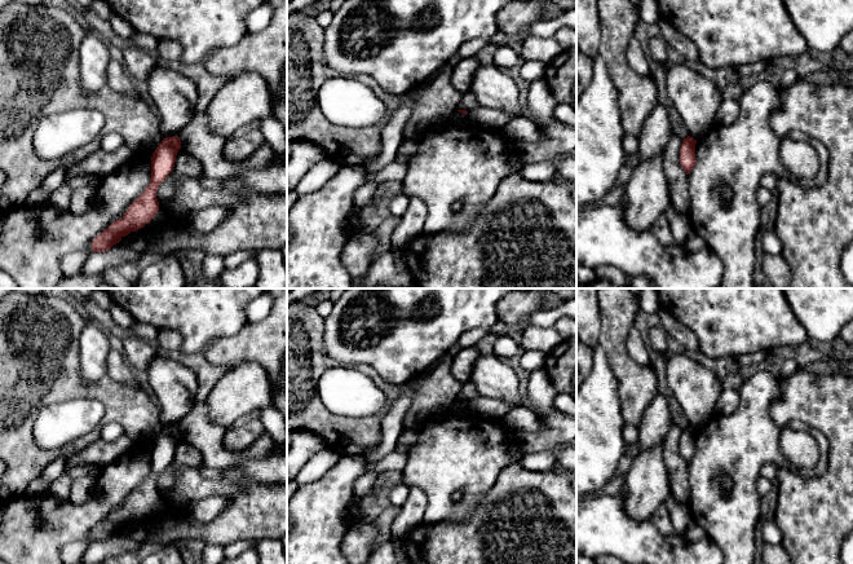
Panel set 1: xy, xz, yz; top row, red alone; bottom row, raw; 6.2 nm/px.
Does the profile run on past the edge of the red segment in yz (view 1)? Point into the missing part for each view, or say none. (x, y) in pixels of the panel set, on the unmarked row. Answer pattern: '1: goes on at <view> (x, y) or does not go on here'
1: does not go on here

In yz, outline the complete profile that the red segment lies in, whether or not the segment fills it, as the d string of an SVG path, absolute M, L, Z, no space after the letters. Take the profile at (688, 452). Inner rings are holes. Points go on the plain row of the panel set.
M688 426L686 428L682 429L682 433L680 437L680 454L682 459L686 462L686 464L689 464L697 454L695 433L697 433L697 429Z

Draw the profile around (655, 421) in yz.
M657 395L645 409L638 429L640 449L650 449L662 441L672 423L669 406L663 395Z

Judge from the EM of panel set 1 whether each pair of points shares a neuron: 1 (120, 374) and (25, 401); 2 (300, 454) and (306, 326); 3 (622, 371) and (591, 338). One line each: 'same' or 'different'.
1: different
2: different
3: different

